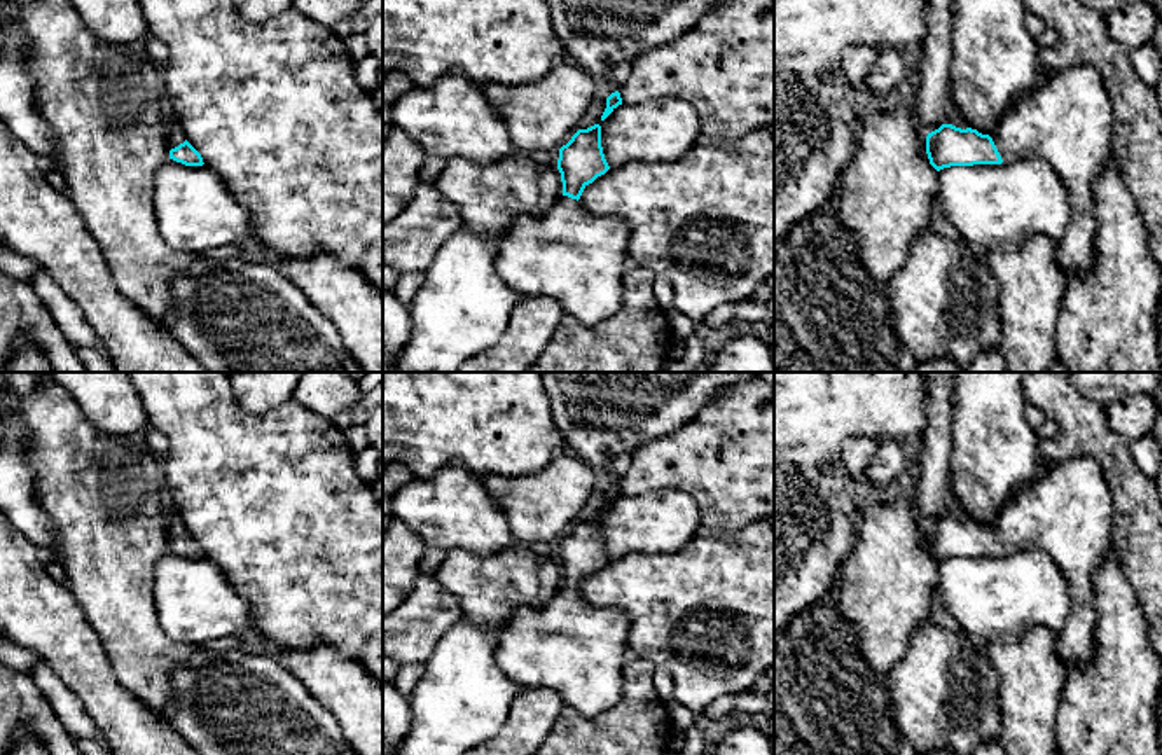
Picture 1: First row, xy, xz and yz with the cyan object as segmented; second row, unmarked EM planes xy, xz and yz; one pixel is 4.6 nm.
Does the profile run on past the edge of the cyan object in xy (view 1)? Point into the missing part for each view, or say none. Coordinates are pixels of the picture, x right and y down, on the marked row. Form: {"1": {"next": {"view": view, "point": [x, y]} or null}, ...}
{"1": {"next": {"view": "xy", "point": [175, 135]}}}

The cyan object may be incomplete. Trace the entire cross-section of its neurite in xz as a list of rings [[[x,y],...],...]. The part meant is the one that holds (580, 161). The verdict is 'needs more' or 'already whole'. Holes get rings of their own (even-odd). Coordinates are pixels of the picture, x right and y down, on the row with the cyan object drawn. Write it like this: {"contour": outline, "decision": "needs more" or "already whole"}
{"contour": [[[601,126],[578,129],[559,149],[557,170],[563,196],[542,217],[519,217],[507,231],[495,267],[510,290],[521,297],[547,297],[584,325],[598,325],[617,315],[624,304],[622,278],[631,267],[629,227],[619,217],[592,217],[582,204],[584,189],[610,166],[601,147]]], "decision": "needs more"}

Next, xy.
{"contour": [[[176,121],[166,128],[166,142],[169,147],[169,159],[185,166],[204,164],[201,154],[187,142],[185,133]]], "decision": "needs more"}

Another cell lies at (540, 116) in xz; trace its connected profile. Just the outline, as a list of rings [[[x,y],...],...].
[[[564,59],[536,82],[488,84],[482,93],[505,121],[514,150],[529,154],[566,145],[578,131],[598,86],[592,75]]]

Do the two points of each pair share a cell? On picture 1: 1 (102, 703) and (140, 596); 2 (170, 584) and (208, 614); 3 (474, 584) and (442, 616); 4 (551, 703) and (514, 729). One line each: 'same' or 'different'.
1: different
2: same
3: different
4: same

